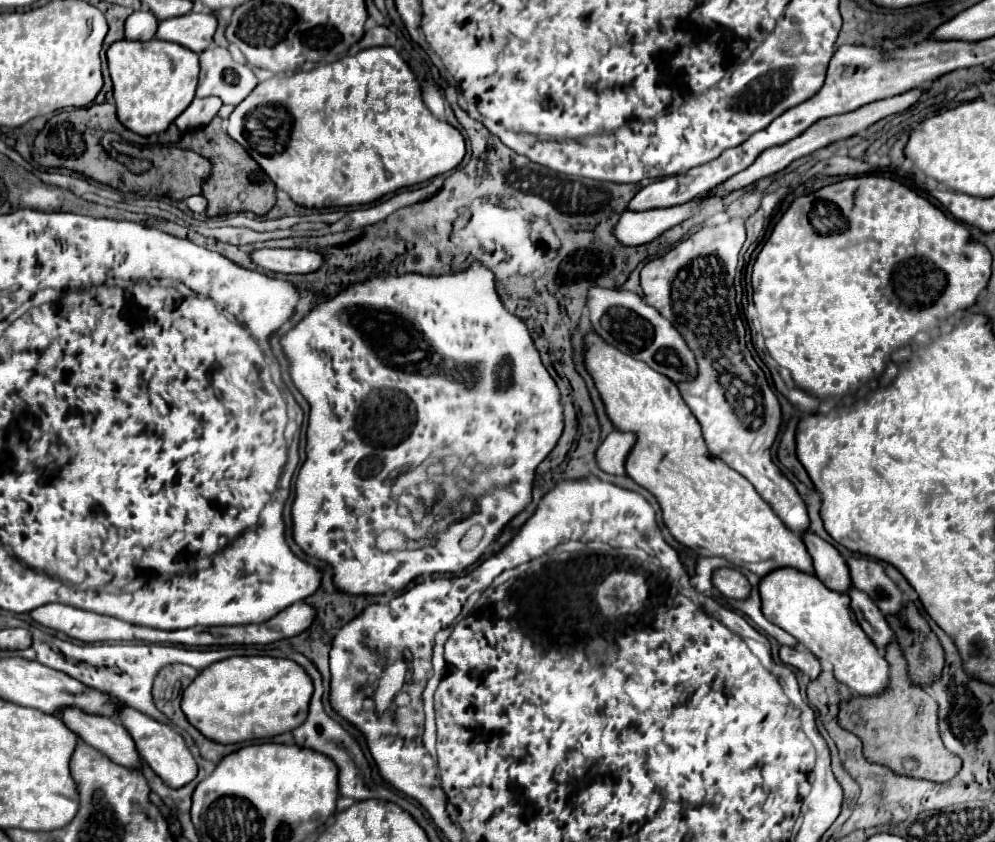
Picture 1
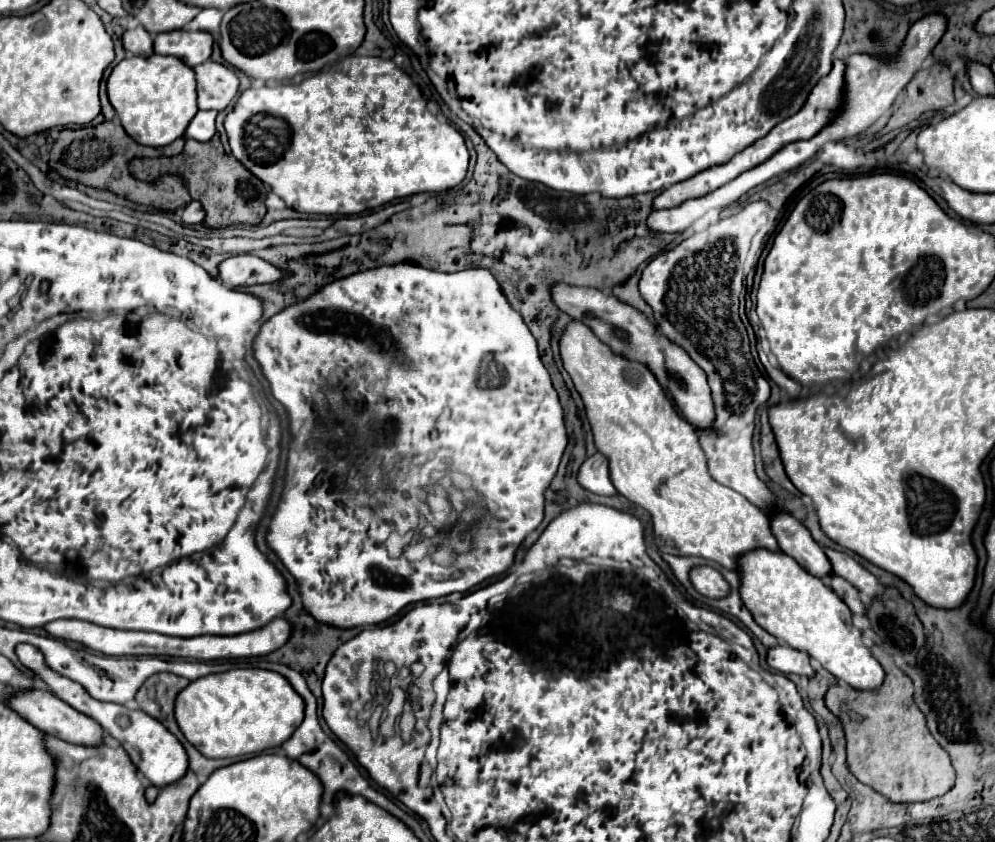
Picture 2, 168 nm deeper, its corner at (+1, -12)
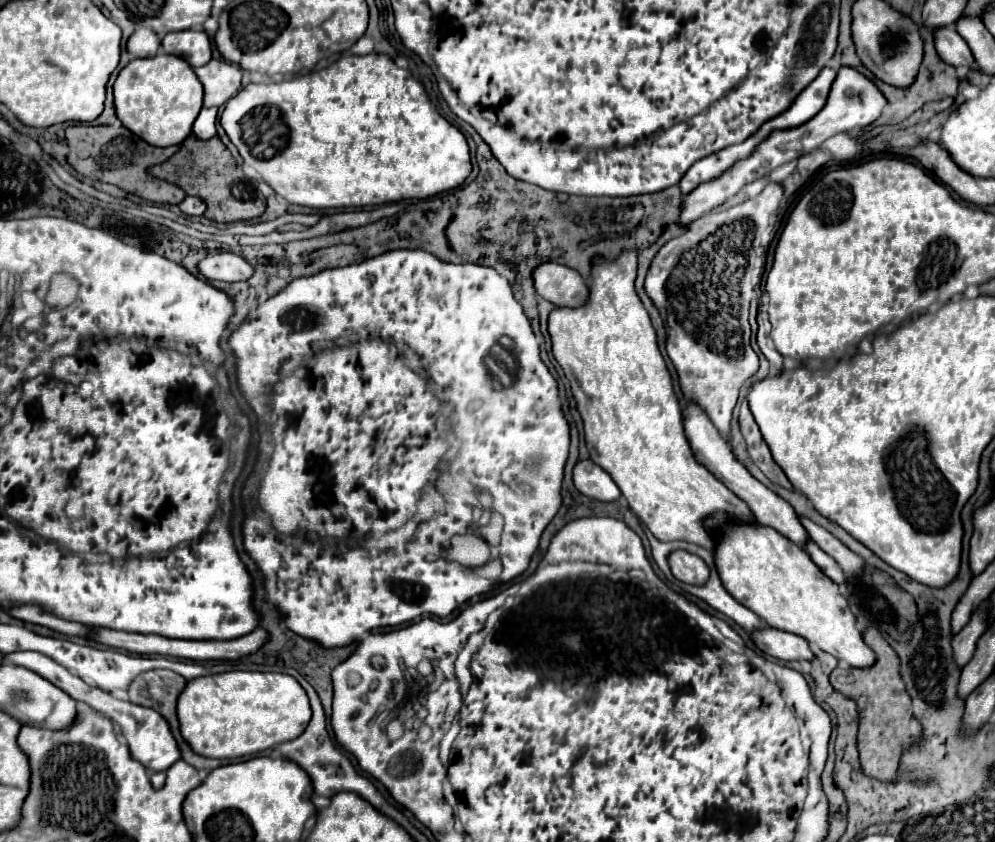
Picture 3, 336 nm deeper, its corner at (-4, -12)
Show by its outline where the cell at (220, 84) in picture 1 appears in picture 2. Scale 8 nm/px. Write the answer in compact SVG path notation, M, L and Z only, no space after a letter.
M207 60L207 62L203 62L203 66L195 66L193 70L195 70L195 78L197 78L199 110L225 110L239 96L239 78L227 66Z

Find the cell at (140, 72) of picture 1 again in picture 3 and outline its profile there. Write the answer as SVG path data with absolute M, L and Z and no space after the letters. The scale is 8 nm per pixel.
M158 54L124 66L114 82L114 106L120 122L150 146L166 148L184 142L202 110L202 84L184 58Z

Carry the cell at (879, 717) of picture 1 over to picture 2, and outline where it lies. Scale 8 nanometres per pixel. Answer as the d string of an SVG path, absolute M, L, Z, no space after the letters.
M873 646L871 652L885 670L885 682L879 688L855 690L839 682L825 694L827 708L843 722L851 774L893 802L923 802L945 794L953 788L955 772L947 752L929 734L925 716L913 702L911 678L881 646Z

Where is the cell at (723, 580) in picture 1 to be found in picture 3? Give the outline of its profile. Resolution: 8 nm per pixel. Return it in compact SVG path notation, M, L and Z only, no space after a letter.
M676 550L670 554L670 568L672 568L672 574L680 580L680 582L686 582L686 584L692 584L692 586L698 586L702 582L708 582L708 574L710 574L710 568L706 566L706 562L690 552L684 552L684 550Z

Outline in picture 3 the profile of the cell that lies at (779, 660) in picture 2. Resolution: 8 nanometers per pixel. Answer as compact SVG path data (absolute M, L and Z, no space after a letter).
M764 628L752 634L752 640L756 642L756 646L778 660L784 662L792 662L792 660L814 660L814 654L808 646L808 642L802 636L790 634L790 632L782 632L776 628Z

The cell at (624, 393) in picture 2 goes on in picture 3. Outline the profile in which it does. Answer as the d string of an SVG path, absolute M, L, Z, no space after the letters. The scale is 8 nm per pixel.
M632 252L622 254L618 262L598 262L592 268L594 282L590 286L590 300L578 310L556 308L550 314L548 332L552 336L552 354L570 380L578 412L584 420L590 458L610 474L628 500L628 506L660 542L684 540L714 550L718 532L706 528L708 518L726 514L740 524L756 524L756 518L746 502L716 480L692 454L682 428L682 414L672 386L672 376L658 350L656 332L650 324L648 312L634 290L636 256L638 254Z

